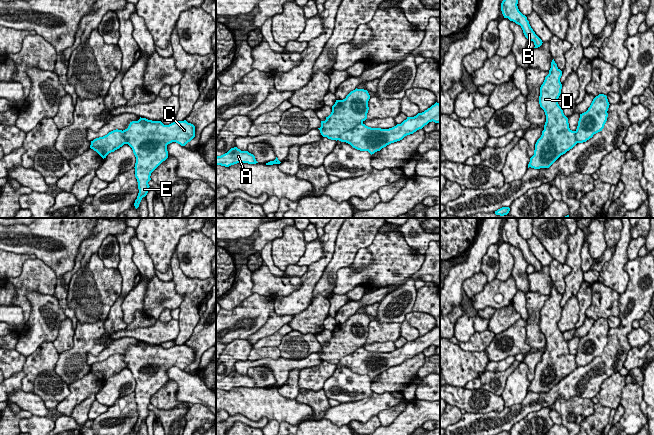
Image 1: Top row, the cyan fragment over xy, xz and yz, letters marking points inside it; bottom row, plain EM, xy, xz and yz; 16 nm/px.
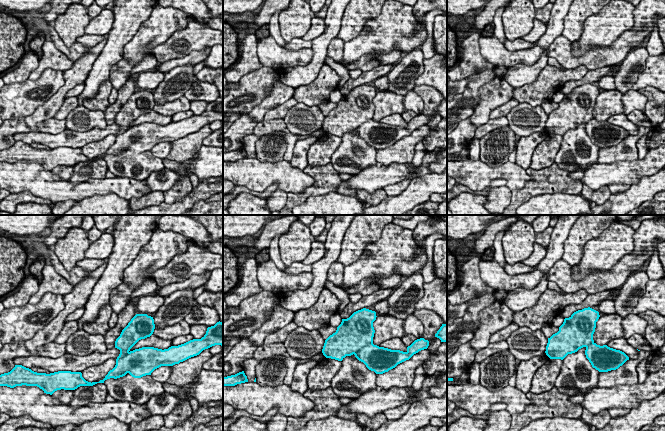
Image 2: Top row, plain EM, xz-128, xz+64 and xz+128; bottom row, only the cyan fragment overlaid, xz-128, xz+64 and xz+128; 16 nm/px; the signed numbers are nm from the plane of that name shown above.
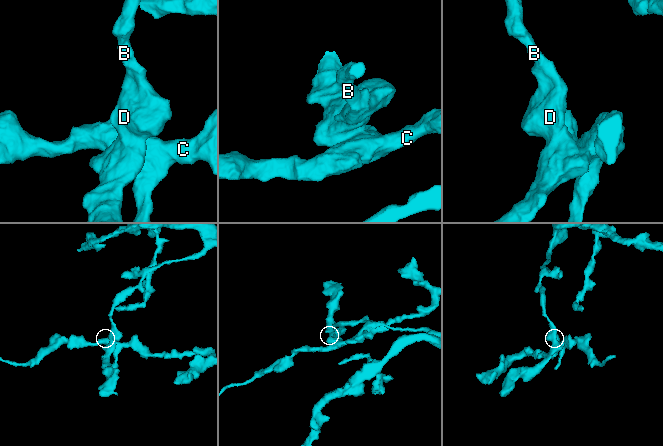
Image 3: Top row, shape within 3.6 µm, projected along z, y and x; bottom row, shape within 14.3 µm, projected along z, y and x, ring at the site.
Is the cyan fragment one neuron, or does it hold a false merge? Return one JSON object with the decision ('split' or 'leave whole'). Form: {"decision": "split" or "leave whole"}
{"decision": "split"}

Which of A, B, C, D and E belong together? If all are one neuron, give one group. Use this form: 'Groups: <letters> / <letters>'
Groups: A C E / B D

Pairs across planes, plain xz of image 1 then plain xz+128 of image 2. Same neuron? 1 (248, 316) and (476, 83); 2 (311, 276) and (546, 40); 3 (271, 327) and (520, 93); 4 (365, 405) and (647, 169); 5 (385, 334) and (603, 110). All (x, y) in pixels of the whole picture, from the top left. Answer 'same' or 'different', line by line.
1: same
2: same
3: different
4: same
5: same

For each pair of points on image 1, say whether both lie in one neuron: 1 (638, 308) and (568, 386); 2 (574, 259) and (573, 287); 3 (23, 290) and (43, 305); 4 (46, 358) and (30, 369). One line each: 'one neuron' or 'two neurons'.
1: one neuron
2: one neuron
3: two neurons
4: one neuron

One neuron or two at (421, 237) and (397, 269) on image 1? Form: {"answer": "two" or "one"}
{"answer": "two"}

